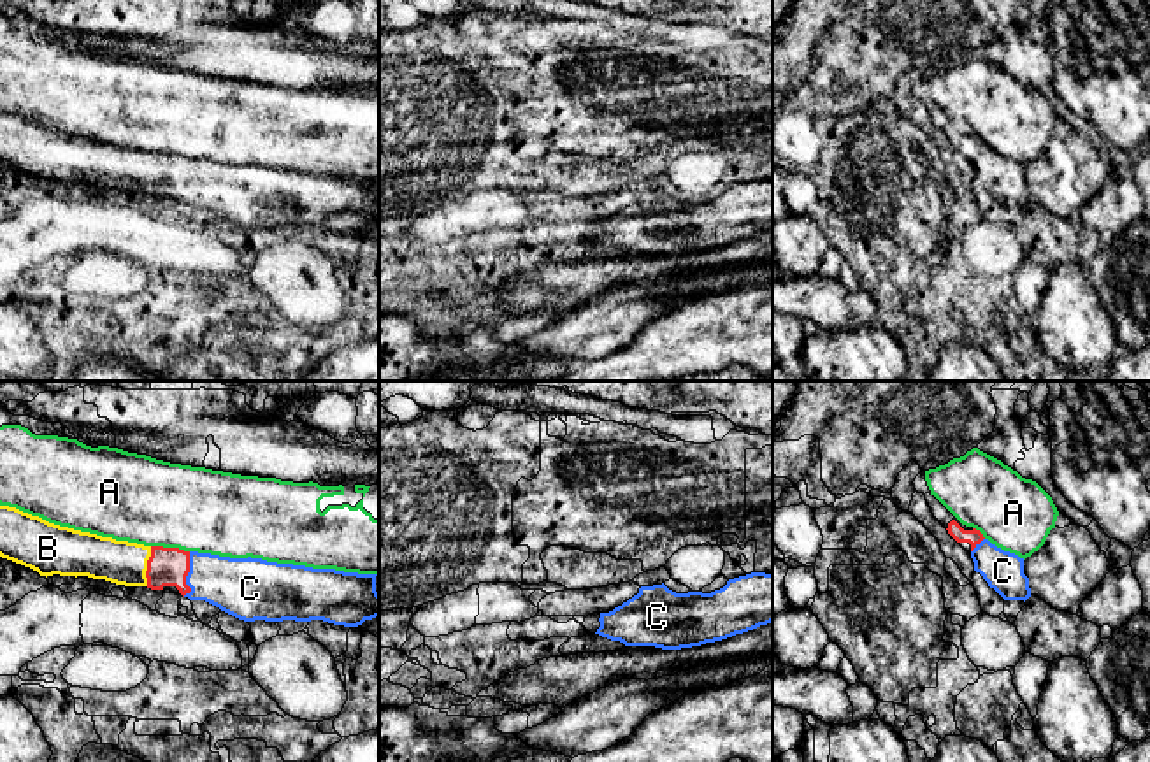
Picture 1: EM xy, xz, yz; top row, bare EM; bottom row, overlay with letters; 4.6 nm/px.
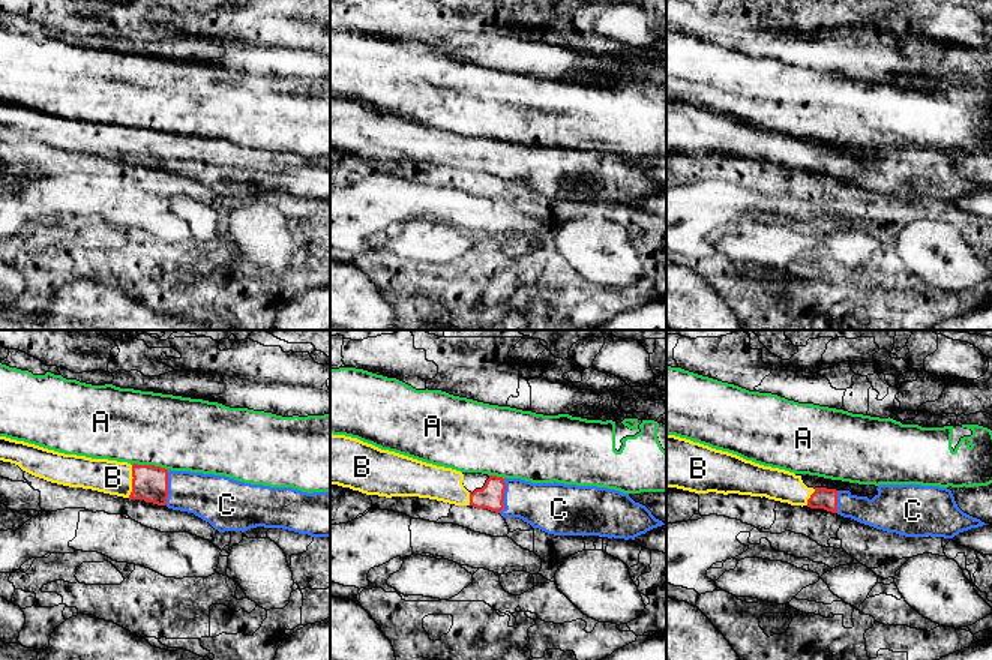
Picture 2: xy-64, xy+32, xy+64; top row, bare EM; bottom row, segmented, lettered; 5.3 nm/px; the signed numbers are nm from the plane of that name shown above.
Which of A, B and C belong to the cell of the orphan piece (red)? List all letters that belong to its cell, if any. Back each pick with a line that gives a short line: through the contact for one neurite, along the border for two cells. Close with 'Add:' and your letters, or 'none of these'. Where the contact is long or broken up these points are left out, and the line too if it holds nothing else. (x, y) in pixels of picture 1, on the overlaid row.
B: line xy (167, 566), (148, 566), (122, 562)
C: line xy (167, 566), (179, 567), (186, 575), (208, 576), (239, 587)
Add: B, C

